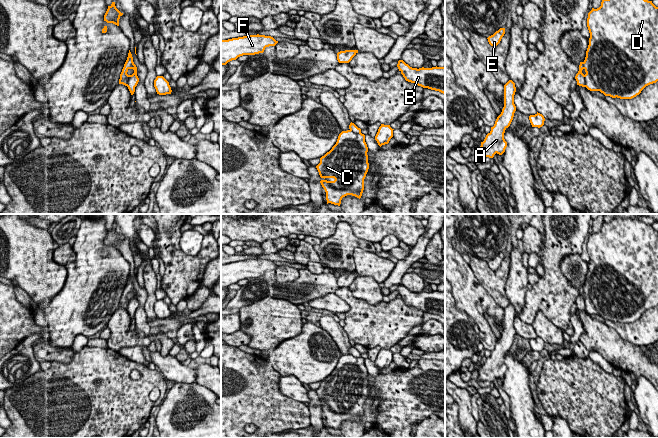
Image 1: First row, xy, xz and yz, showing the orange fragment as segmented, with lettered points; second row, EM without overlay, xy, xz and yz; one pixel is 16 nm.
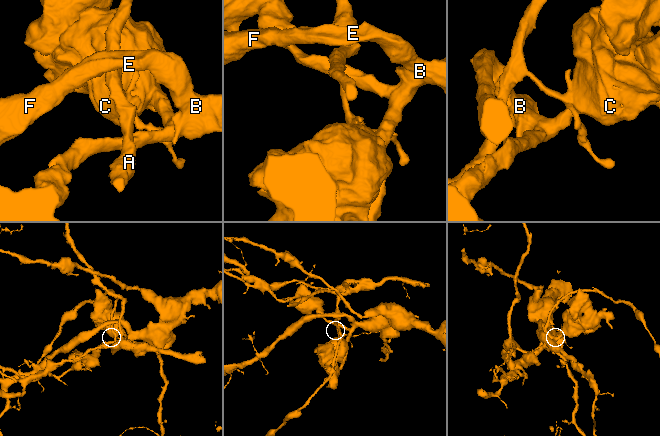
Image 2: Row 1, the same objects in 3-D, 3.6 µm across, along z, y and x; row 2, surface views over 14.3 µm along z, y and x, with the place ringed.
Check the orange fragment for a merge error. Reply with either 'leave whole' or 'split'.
split

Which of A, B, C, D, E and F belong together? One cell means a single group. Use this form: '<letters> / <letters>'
A / B C D E F

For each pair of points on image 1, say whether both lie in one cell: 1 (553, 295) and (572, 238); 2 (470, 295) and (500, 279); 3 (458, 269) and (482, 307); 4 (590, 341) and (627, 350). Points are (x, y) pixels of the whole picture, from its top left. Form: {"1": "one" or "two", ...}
{"1": "one", "2": "two", "3": "one", "4": "one"}

